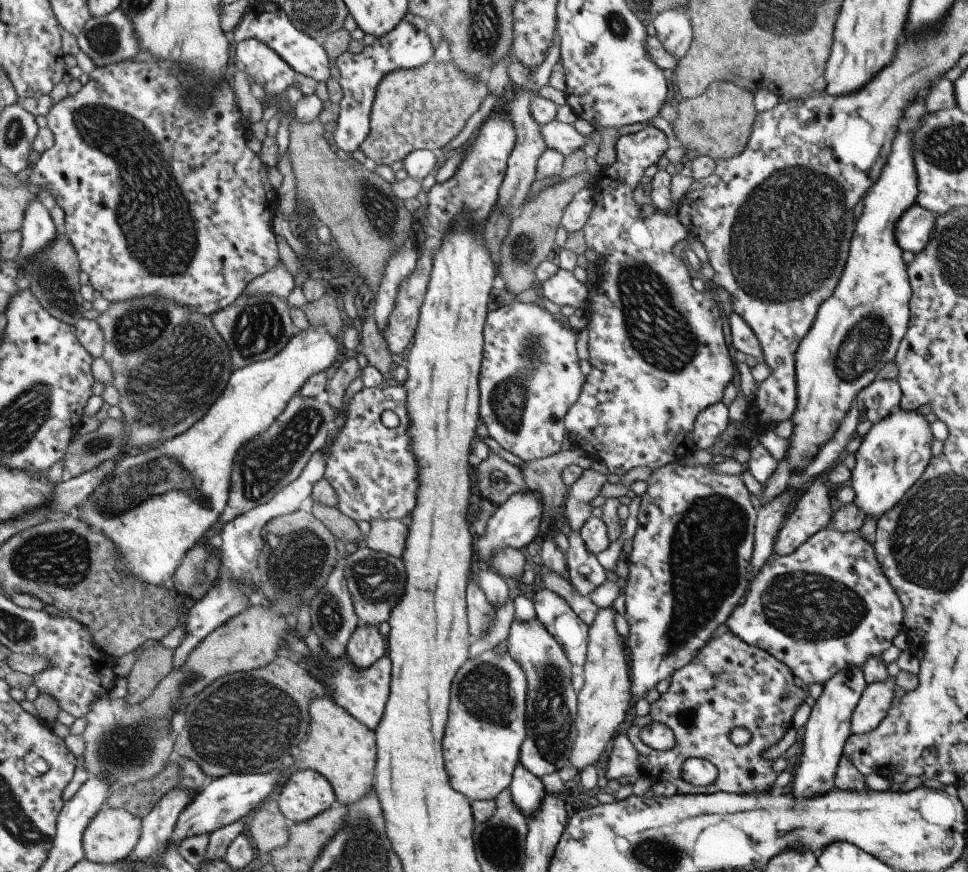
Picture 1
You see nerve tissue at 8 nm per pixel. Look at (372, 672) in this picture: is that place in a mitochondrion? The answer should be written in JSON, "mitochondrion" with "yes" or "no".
{"mitochondrion":"no"}

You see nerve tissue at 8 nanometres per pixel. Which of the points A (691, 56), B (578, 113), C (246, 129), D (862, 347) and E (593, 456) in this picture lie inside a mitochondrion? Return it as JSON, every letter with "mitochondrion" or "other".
{"A":"other","B":"other","C":"other","D":"mitochondrion","E":"other"}

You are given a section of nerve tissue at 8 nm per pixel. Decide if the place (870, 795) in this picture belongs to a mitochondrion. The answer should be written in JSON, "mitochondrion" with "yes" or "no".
{"mitochondrion":"no"}

